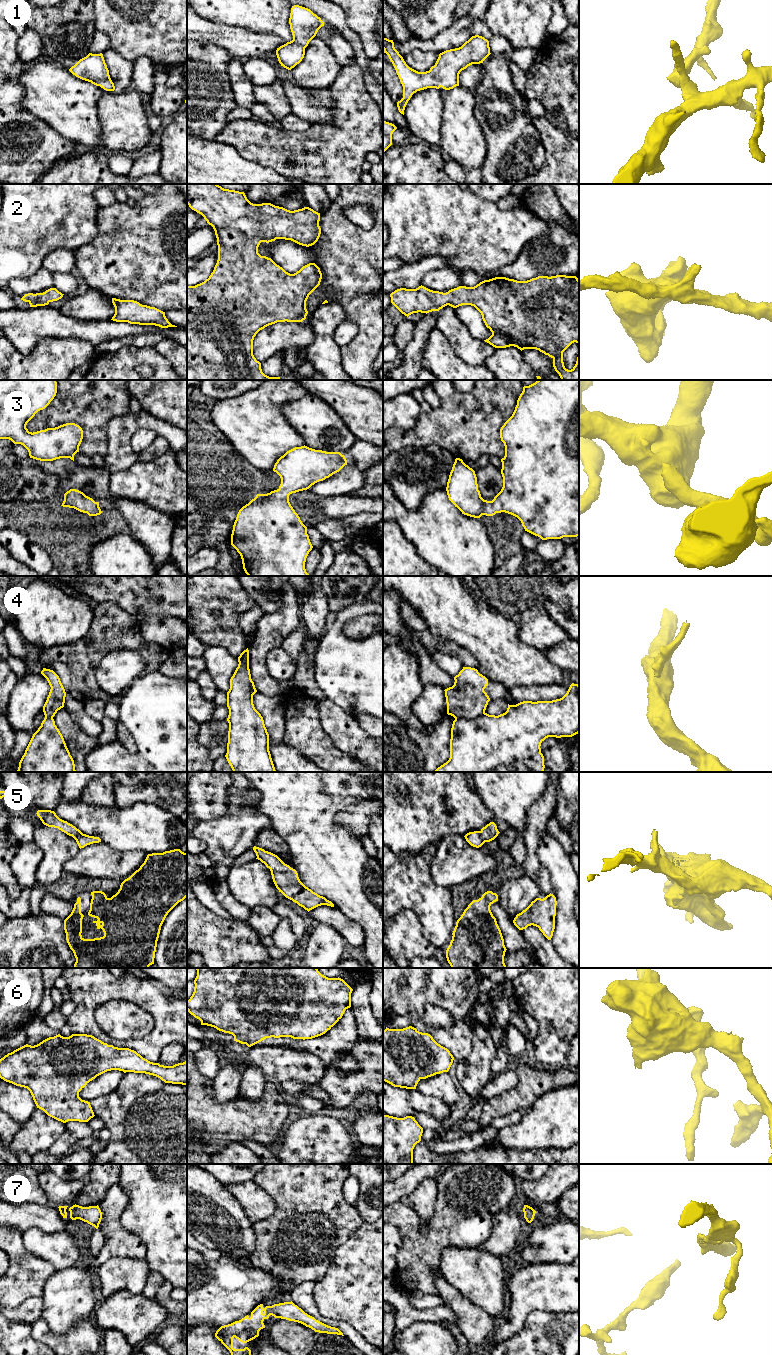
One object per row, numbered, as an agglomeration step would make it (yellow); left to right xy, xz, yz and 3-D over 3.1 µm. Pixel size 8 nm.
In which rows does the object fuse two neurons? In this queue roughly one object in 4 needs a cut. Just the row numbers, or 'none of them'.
4

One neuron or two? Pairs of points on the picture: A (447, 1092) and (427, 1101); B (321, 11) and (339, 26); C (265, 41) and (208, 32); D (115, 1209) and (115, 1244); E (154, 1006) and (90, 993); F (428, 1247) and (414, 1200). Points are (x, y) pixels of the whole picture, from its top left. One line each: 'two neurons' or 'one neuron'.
A: two neurons
B: one neuron
C: one neuron
D: one neuron
E: one neuron
F: two neurons

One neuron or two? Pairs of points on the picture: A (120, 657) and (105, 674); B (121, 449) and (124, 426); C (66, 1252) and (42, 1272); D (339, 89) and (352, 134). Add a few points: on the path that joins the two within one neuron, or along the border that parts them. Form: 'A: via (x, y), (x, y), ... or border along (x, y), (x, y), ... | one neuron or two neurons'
A: via (118, 661), (109, 670) | one neuron
B: via (121, 443), (121, 432) | one neuron
C: border along (30, 1253), (47, 1260), (56, 1269) | two neurons
D: via (350, 100), (352, 102), (352, 123) | one neuron

